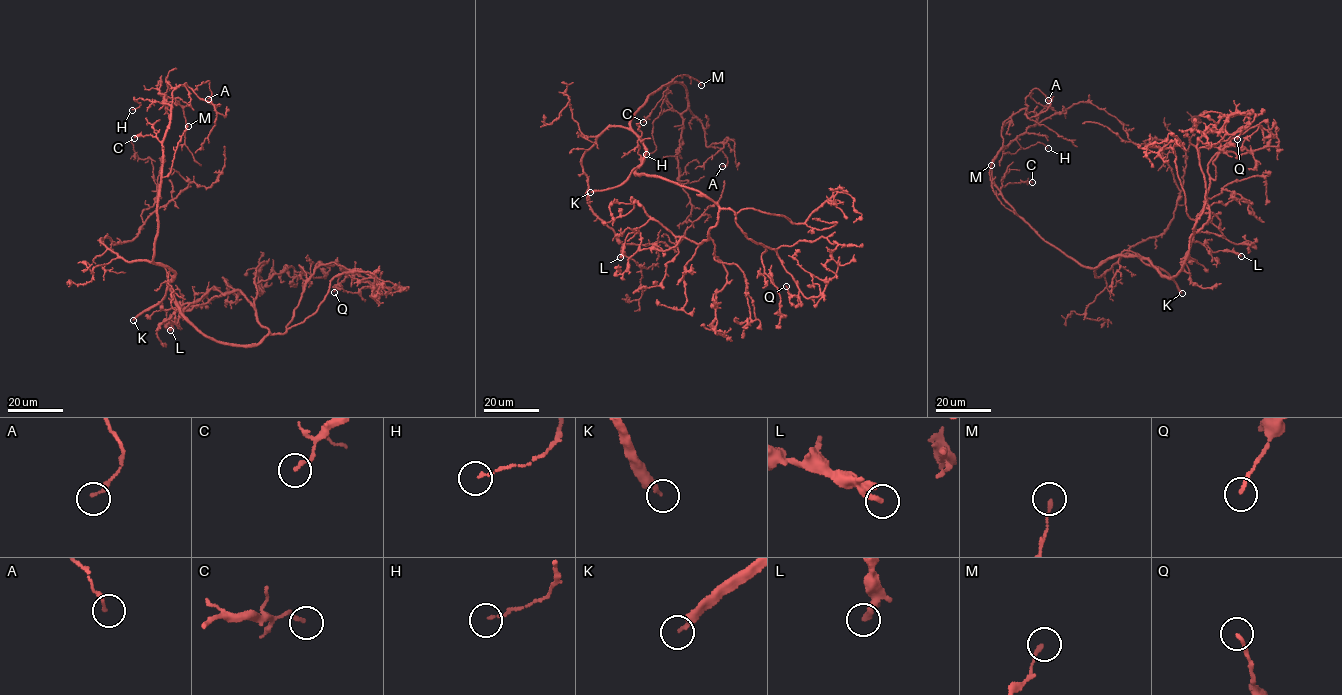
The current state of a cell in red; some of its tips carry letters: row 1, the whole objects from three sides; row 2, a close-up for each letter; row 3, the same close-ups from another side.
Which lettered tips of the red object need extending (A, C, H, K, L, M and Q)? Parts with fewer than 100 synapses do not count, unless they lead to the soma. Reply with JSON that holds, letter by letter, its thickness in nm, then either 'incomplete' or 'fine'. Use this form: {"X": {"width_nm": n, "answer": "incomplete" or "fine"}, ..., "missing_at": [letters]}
{"A": {"width_nm": 160, "answer": "fine"}, "C": {"width_nm": 120, "answer": "fine"}, "H": {"width_nm": 120, "answer": "fine"}, "K": {"width_nm": 200, "answer": "incomplete"}, "L": {"width_nm": 260, "answer": "fine"}, "M": {"width_nm": 170, "answer": "fine"}, "Q": {"width_nm": 160, "answer": "fine"}, "missing_at": ["K"]}

